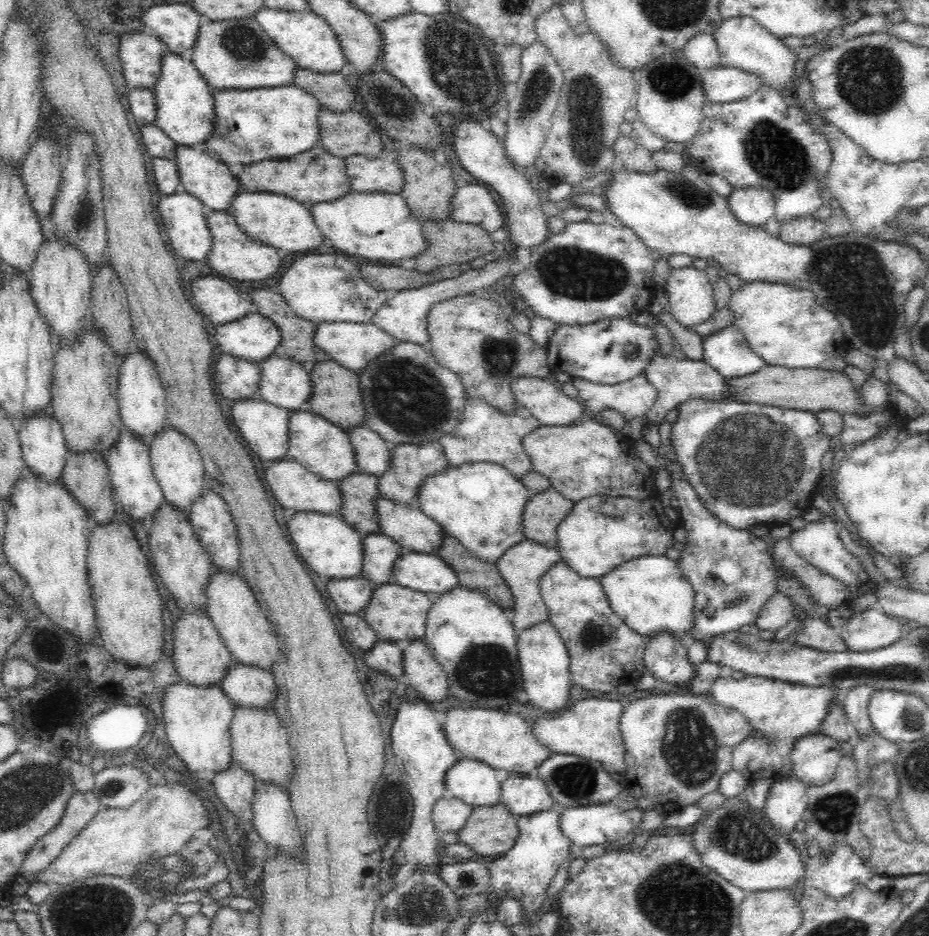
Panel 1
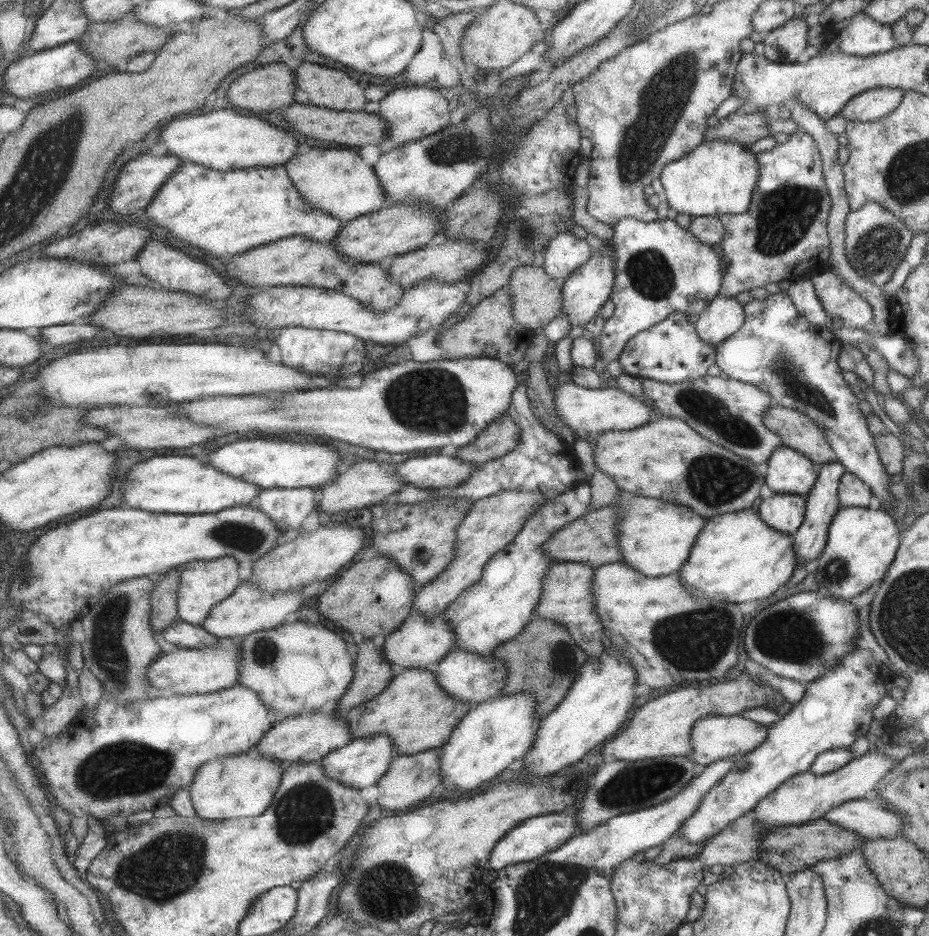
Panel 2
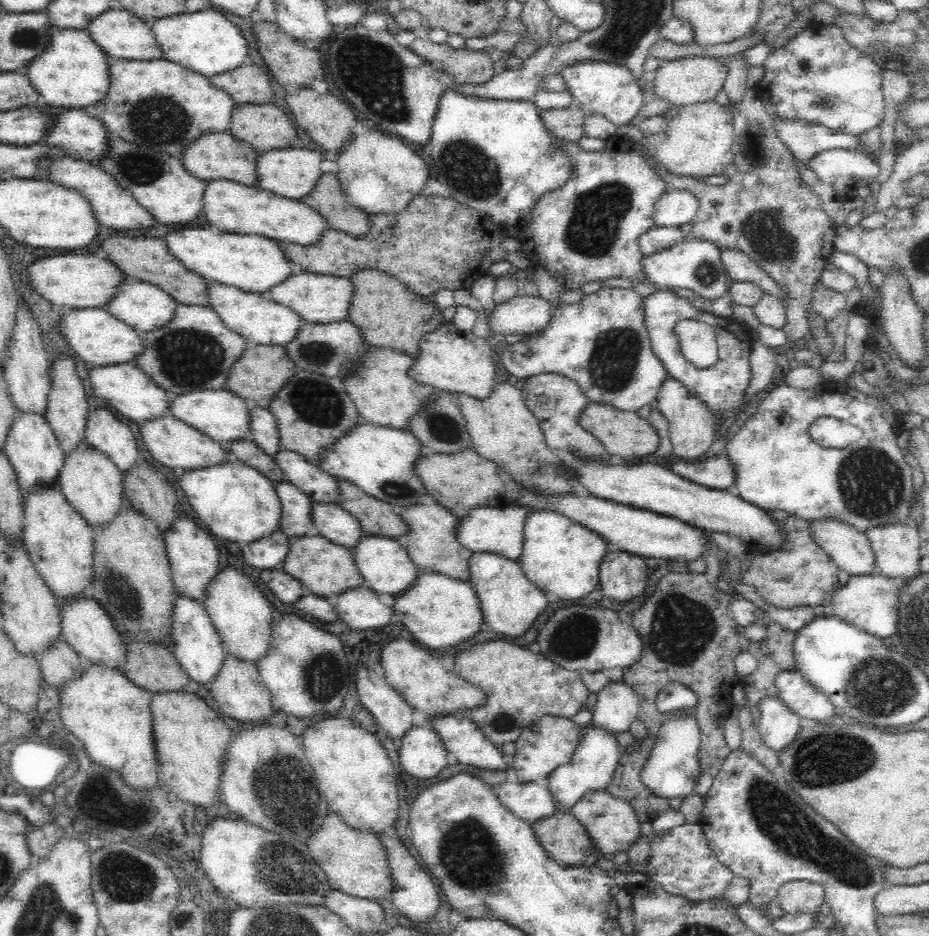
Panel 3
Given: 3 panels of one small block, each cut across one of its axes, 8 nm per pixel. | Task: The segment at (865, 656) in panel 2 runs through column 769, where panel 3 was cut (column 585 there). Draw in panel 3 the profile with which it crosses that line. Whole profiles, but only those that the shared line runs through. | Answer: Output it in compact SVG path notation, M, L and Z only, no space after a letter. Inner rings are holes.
M594 722L580 726L576 748L570 762L558 766L548 776L548 789L552 797L556 802L564 802L572 806L586 791L604 789L622 757L622 750L612 732L595 726Z

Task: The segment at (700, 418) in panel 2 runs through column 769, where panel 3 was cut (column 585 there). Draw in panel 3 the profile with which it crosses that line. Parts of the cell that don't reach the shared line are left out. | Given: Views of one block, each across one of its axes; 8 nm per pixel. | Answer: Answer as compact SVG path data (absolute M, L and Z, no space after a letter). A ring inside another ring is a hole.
M558 373L529 376L522 384L521 393L526 408L538 420L544 440L551 450L576 451L582 457L594 456L606 459L606 461L612 459L606 449L594 438L594 435L586 432L577 423L577 414L585 407L586 397L574 380Z

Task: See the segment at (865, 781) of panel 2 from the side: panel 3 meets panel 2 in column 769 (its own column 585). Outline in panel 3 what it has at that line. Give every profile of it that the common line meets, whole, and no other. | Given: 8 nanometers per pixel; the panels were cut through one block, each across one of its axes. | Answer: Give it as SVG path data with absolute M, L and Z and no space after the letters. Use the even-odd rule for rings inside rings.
M605 788L586 791L571 806L569 812L584 825L588 835L594 839L594 845L600 851L600 856L605 858L616 851L626 852L633 842L640 838L638 833L640 822L632 811L631 804L610 794Z

